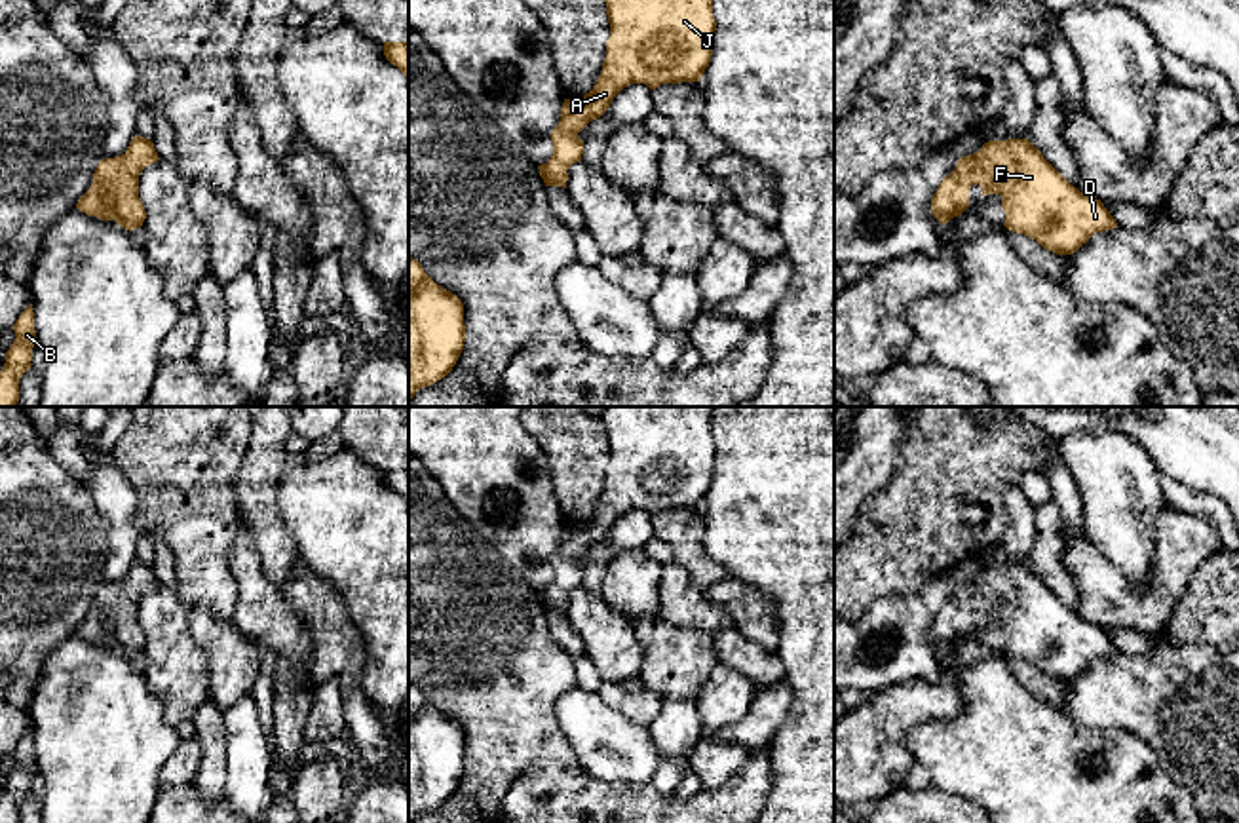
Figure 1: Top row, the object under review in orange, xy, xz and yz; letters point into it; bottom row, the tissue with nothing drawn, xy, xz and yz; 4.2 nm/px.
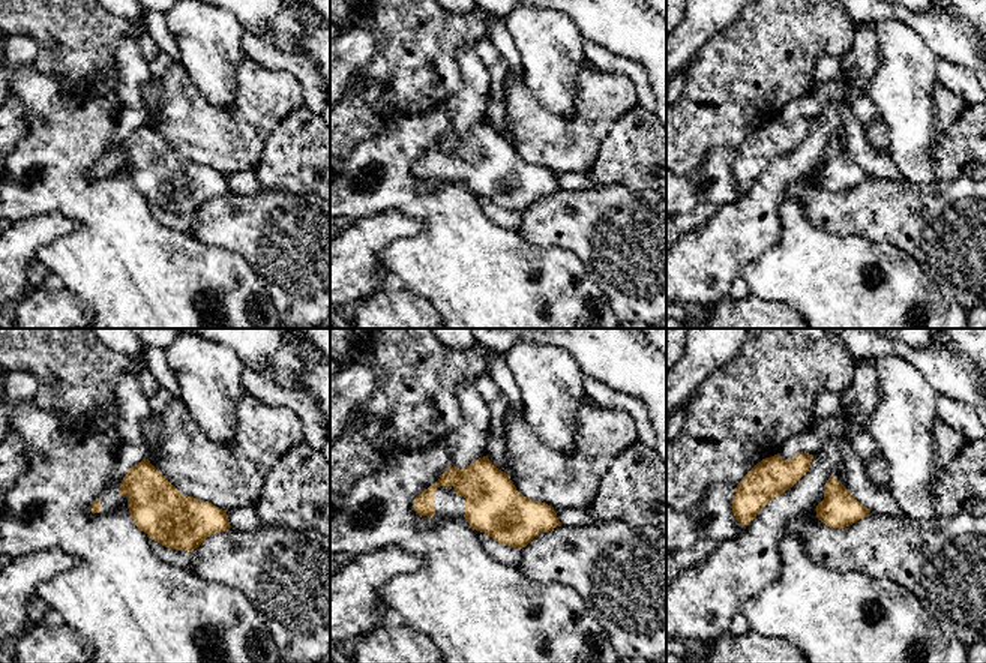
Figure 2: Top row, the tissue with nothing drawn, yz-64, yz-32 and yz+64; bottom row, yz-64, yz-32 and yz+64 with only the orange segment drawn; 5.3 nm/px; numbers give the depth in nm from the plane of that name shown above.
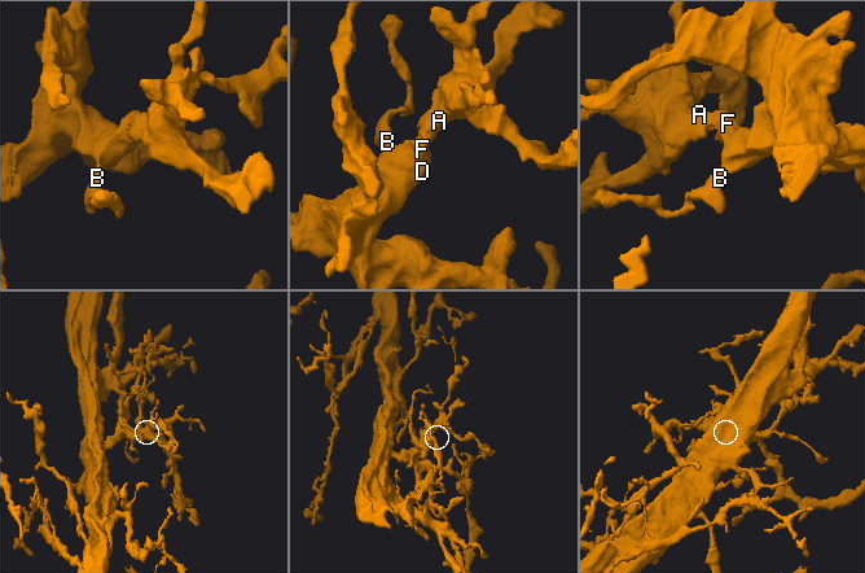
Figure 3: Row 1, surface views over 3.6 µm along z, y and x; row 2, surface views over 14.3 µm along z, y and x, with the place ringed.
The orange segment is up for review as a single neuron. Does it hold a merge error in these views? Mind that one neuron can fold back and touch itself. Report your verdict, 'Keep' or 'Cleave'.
Keep

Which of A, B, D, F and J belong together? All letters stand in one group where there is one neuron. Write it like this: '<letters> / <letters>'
A B D F J

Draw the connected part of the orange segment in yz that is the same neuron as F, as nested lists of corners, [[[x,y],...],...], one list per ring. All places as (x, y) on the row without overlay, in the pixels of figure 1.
[[[1028,565],[988,566],[979,578],[960,584],[931,623],[933,642],[946,650],[962,641],[969,633],[973,610],[982,614],[982,622],[1001,622],[1007,656],[1024,660],[1060,682],[1076,679],[1093,660],[1117,654],[1104,629],[1072,612]]]

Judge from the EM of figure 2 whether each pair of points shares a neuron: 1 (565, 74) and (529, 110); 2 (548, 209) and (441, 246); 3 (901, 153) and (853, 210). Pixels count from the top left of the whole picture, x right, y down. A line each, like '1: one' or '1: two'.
1: two
2: two
3: two

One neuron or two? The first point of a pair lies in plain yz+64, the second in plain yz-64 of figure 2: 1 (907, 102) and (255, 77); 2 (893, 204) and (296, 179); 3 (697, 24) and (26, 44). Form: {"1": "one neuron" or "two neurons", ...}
{"1": "two neurons", "2": "two neurons", "3": "one neuron"}

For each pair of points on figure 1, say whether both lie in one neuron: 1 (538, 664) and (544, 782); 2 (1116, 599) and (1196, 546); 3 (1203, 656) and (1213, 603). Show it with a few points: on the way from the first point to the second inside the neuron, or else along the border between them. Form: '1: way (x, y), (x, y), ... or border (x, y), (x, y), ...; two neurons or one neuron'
1: border (576, 763), (571, 766), (533, 763), (508, 789); two neurons
2: way (1137, 601), (1144, 601), (1175, 567); one neuron
3: border (1163, 643), (1177, 647), (1211, 645), (1219, 652); two neurons

